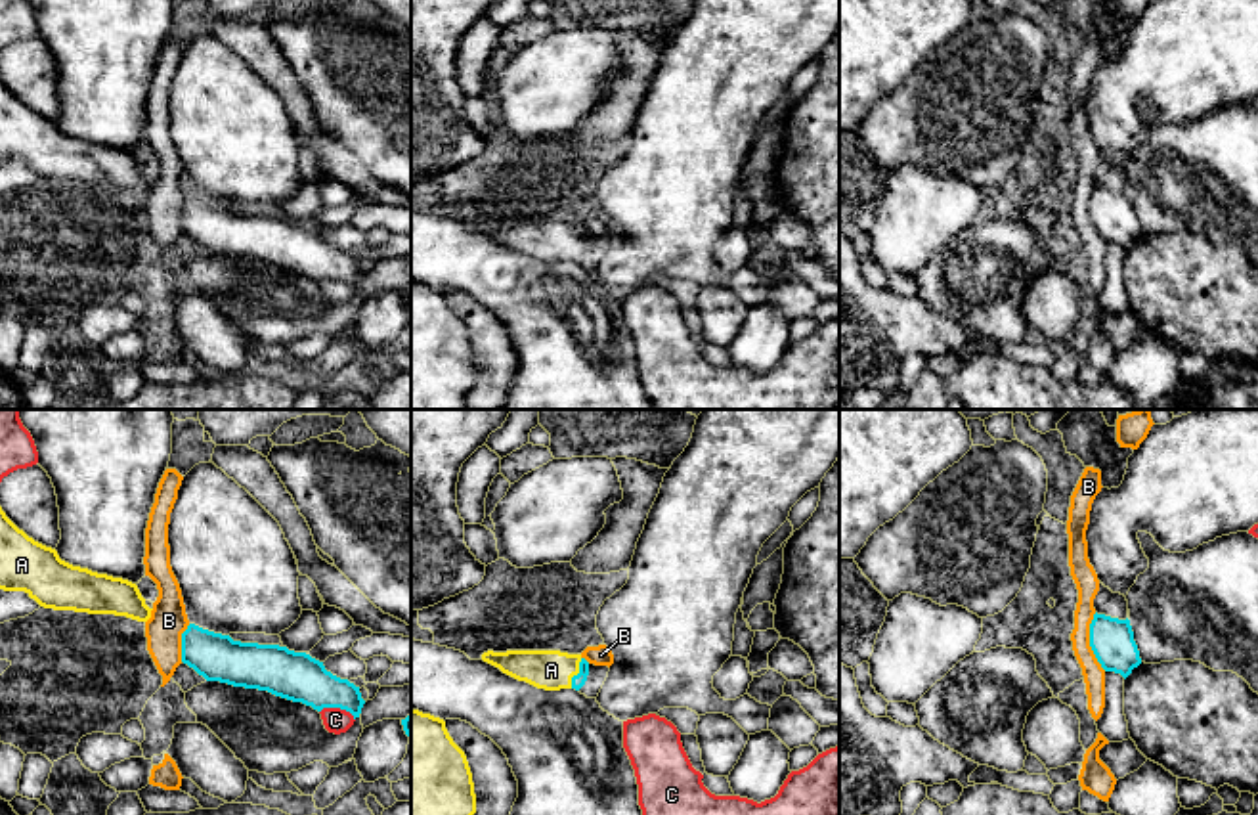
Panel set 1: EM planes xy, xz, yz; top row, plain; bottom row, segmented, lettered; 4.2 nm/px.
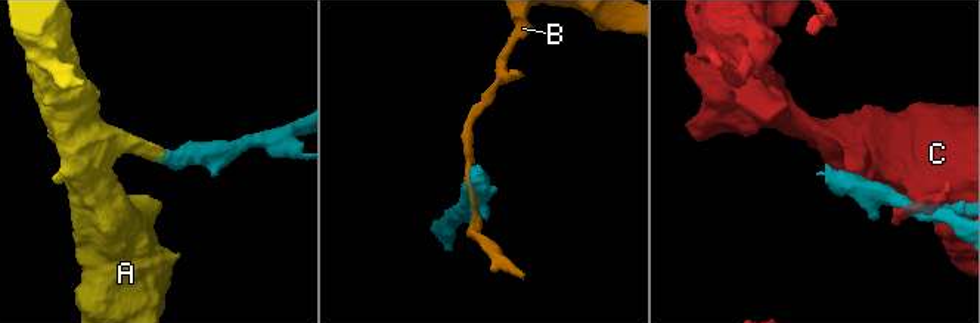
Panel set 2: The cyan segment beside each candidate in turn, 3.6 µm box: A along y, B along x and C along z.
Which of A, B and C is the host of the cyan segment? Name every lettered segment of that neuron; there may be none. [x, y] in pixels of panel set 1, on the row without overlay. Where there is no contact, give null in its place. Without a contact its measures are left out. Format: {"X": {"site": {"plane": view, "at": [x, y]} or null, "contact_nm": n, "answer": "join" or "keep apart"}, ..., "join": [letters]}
{"A": {"site": {"plane": "xz", "at": [578, 245]}, "contact_nm": 140, "answer": "join"}, "B": {"site": {"plane": "yz", "at": [1090, 213]}, "contact_nm": 260, "answer": "keep apart"}, "C": {"site": {"plane": "xy", "at": [339, 278]}, "contact_nm": 160, "answer": "keep apart"}, "join": ["A"]}

